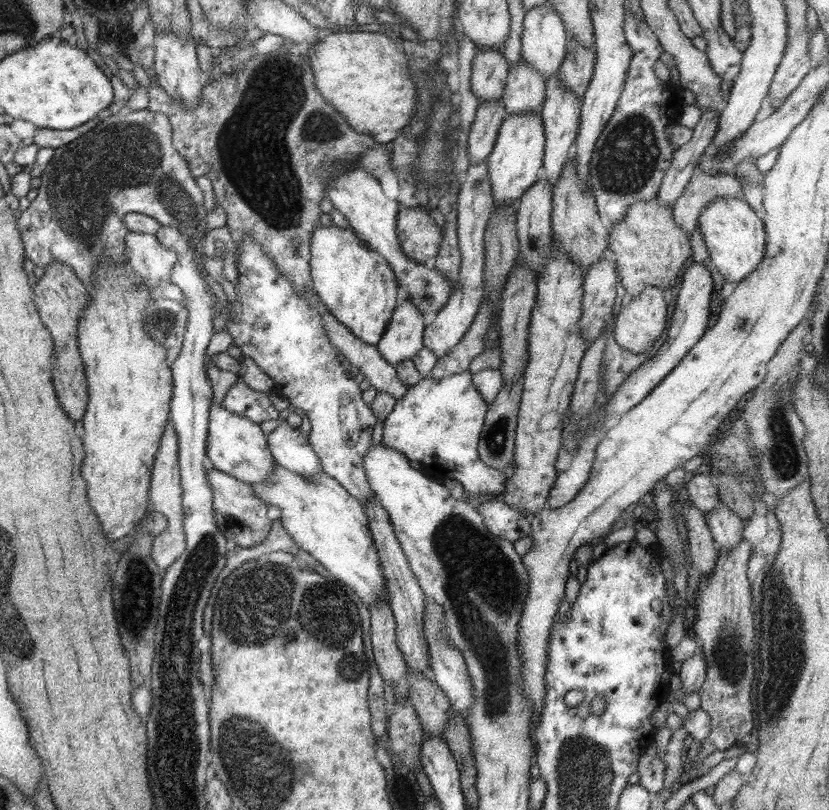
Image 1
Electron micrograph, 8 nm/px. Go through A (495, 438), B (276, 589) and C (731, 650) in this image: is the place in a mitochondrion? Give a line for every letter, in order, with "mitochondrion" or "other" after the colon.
A: mitochondrion
B: mitochondrion
C: mitochondrion

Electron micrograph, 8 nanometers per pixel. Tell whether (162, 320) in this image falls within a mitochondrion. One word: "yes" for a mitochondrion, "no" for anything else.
yes

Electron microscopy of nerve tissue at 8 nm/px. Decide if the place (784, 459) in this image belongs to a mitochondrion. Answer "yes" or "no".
yes

